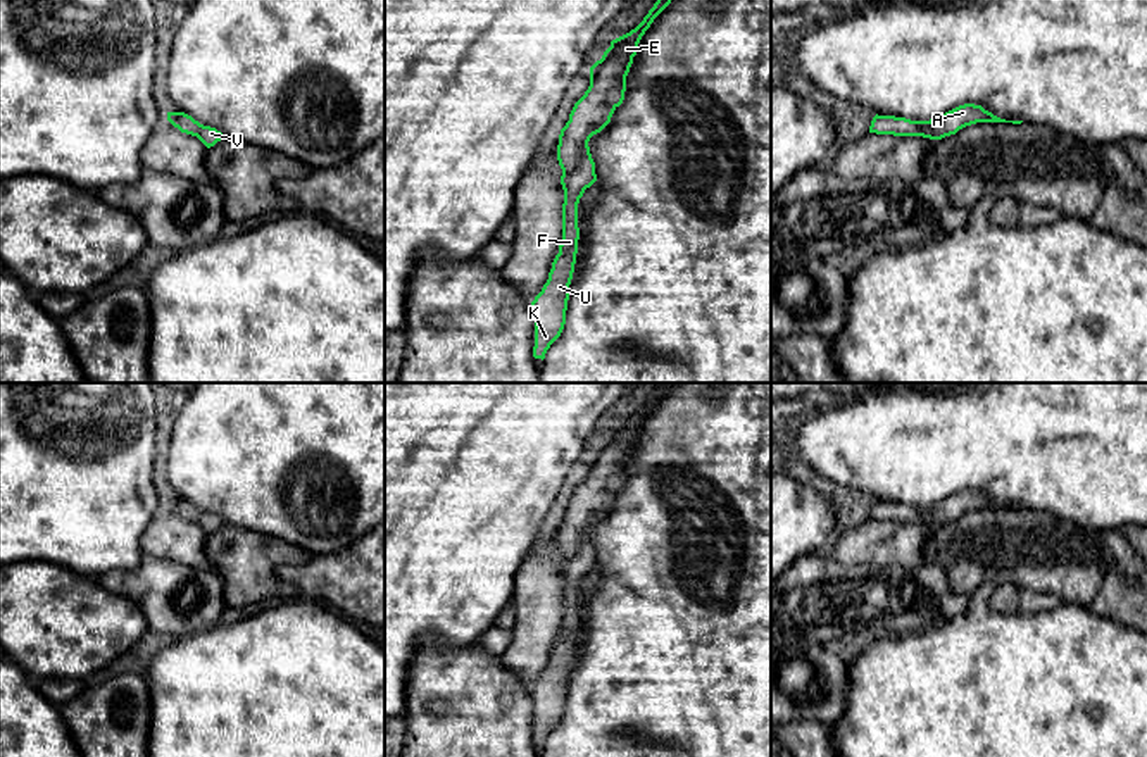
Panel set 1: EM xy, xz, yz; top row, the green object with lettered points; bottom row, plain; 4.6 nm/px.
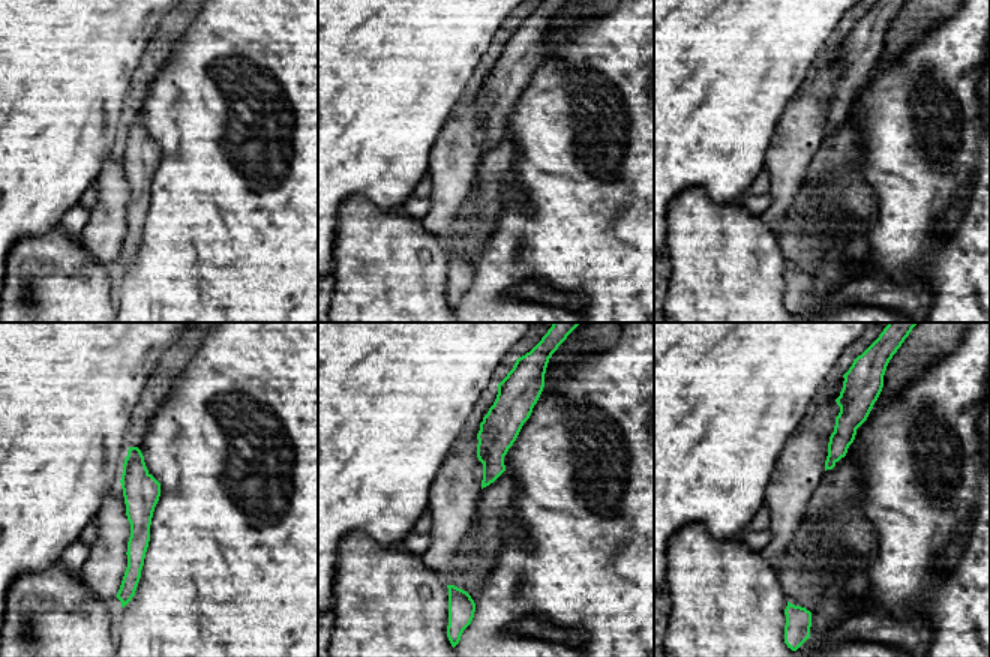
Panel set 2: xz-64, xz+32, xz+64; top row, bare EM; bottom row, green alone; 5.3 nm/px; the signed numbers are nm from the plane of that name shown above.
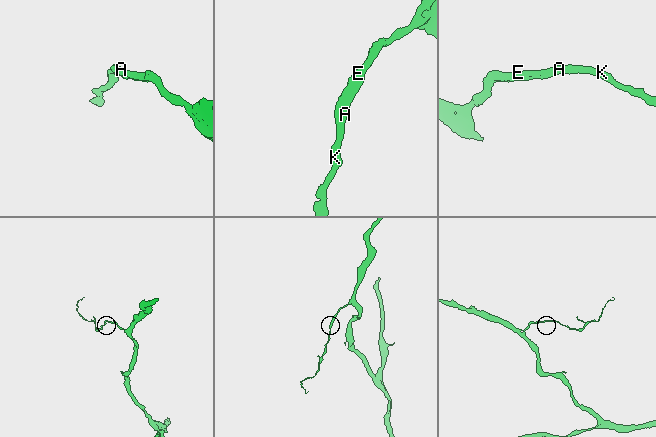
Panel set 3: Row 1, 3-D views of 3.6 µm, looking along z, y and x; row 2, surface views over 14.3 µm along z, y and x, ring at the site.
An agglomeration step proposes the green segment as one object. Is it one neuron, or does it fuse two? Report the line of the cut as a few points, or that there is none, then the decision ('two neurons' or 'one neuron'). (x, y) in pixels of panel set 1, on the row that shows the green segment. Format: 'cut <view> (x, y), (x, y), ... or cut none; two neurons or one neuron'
cut none; one neuron

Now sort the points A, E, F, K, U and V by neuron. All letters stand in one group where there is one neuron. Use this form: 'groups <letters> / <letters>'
groups A E F K U V

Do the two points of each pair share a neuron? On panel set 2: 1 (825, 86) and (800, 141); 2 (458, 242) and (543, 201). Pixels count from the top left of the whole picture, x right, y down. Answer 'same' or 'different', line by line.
1: same
2: different

